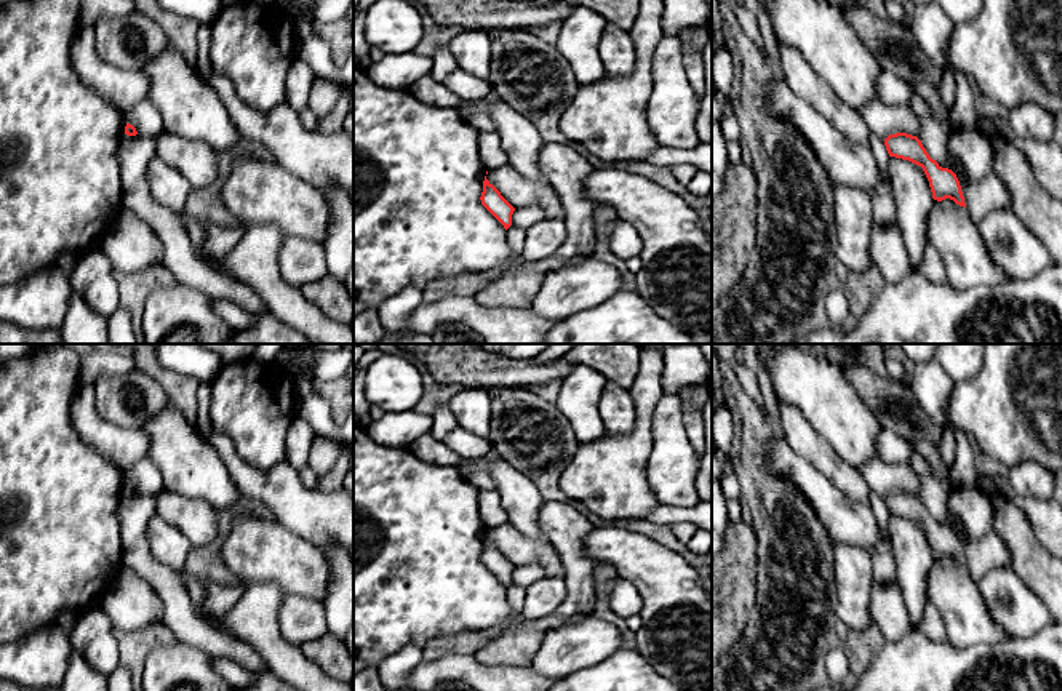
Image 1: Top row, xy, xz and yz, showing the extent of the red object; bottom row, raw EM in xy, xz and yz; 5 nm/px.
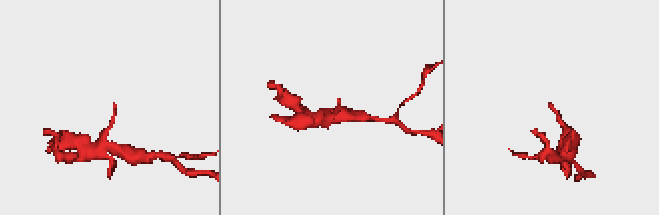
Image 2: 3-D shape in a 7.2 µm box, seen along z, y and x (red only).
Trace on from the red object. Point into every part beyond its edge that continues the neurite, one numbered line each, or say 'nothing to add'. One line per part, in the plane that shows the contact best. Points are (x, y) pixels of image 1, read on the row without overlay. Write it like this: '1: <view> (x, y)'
nothing to add

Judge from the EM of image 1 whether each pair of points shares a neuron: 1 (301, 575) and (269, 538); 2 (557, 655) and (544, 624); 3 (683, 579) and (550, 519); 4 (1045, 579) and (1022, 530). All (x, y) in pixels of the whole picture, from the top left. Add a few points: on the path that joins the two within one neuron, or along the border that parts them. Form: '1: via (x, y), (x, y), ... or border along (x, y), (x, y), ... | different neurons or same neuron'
1: via (291, 565), (274, 547) | same neuron
2: border along (582, 616), (554, 627), (544, 637), (530, 664) | different neurons
3: border along (592, 527), (584, 552), (598, 563) | different neurons
4: via (1035, 567), (1022, 543) | same neuron

